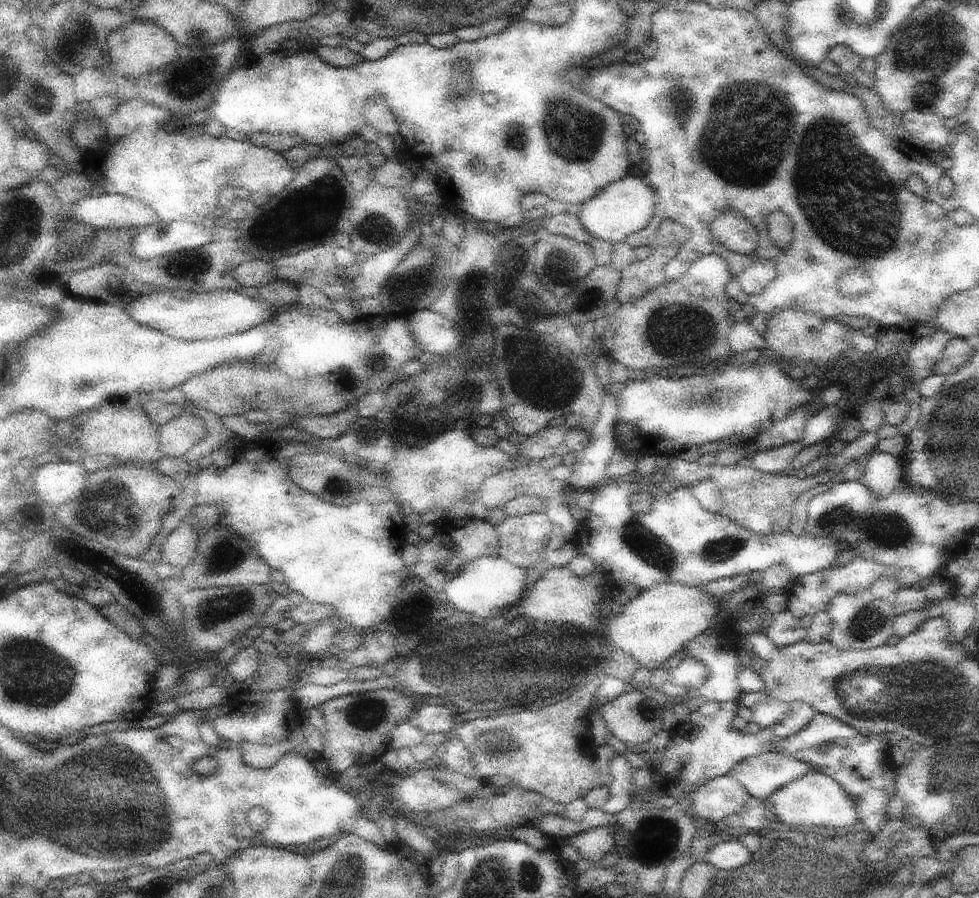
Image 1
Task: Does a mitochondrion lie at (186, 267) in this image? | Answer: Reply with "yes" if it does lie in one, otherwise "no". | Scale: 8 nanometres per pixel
no

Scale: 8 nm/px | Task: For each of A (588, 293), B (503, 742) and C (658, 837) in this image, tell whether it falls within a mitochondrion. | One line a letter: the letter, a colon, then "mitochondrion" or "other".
A: mitochondrion
B: mitochondrion
C: mitochondrion

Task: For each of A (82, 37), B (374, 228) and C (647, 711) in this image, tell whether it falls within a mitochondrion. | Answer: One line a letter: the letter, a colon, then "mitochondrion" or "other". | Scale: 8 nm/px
A: other
B: mitochondrion
C: other

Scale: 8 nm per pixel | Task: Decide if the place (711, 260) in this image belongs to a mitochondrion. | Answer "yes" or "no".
no

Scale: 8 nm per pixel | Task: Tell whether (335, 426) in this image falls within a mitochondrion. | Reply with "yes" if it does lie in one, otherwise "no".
no

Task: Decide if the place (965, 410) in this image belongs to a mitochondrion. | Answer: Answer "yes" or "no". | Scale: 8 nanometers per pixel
yes

